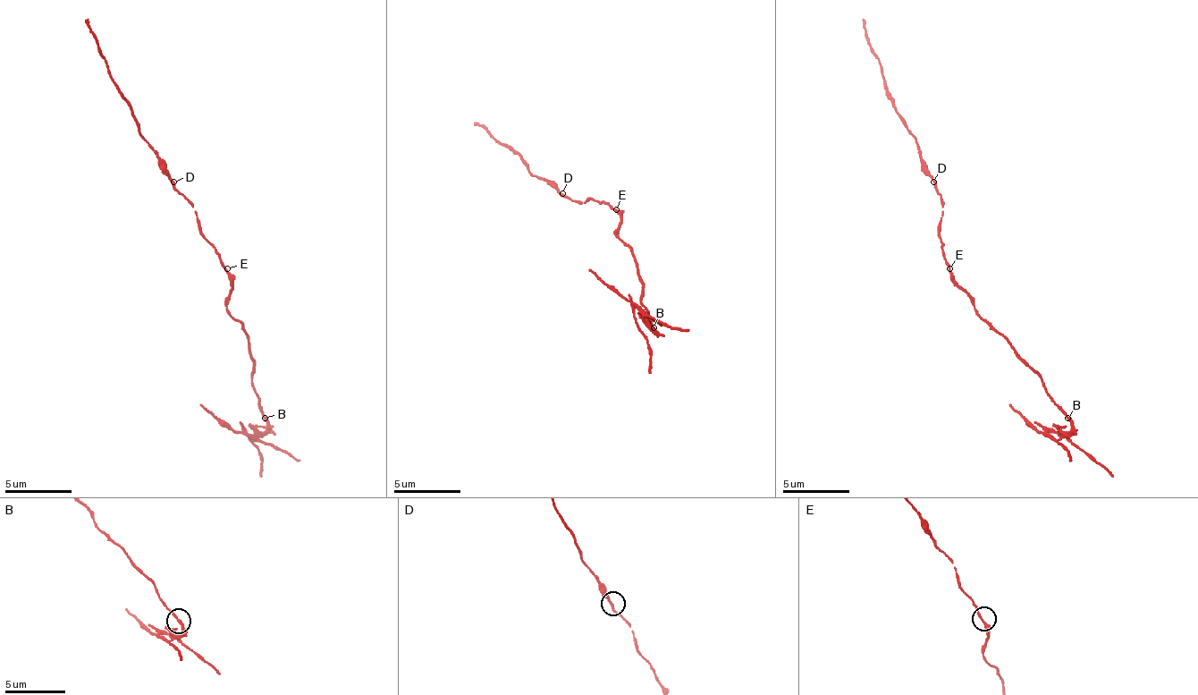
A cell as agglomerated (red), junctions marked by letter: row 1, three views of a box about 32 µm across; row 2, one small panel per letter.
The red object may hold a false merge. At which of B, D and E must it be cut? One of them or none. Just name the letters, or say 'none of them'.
B

